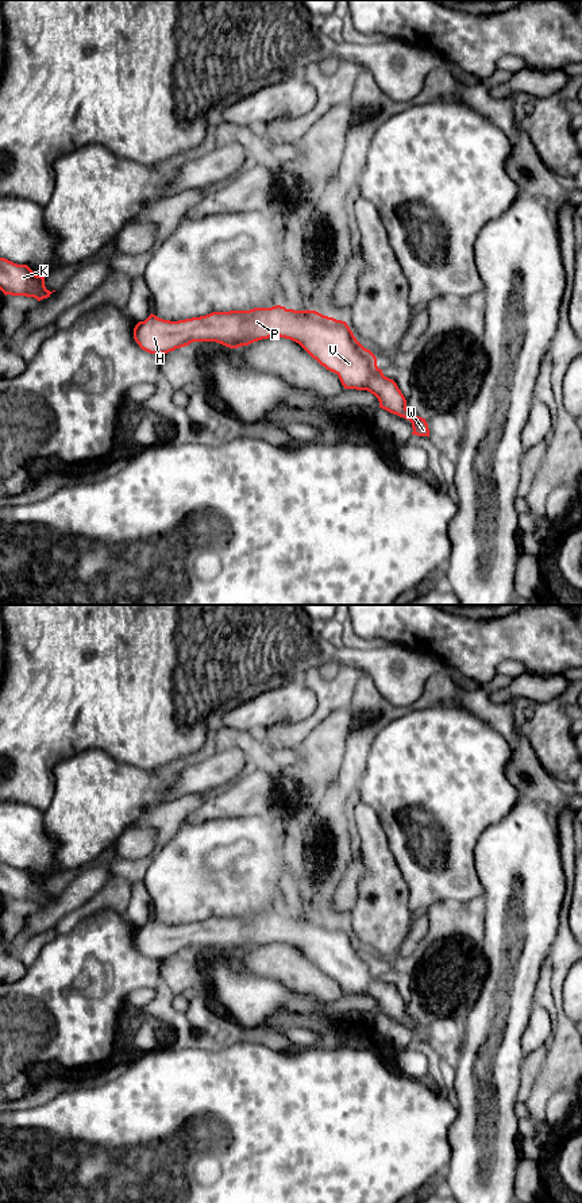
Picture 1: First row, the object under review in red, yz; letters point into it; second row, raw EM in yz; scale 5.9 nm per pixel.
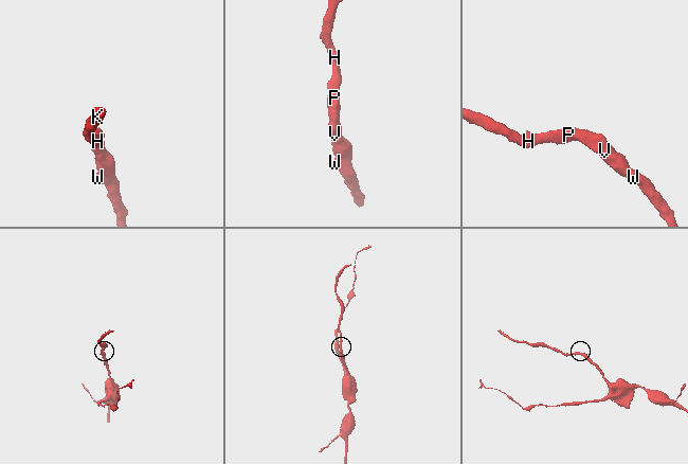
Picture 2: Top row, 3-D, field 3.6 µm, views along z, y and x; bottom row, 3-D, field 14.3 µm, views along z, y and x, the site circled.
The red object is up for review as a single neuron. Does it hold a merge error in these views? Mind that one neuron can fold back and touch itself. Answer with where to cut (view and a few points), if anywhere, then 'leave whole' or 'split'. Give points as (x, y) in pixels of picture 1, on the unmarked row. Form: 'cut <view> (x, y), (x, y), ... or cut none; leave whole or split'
cut none; leave whole

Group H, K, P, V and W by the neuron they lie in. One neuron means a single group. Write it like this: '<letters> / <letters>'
H K P V W

